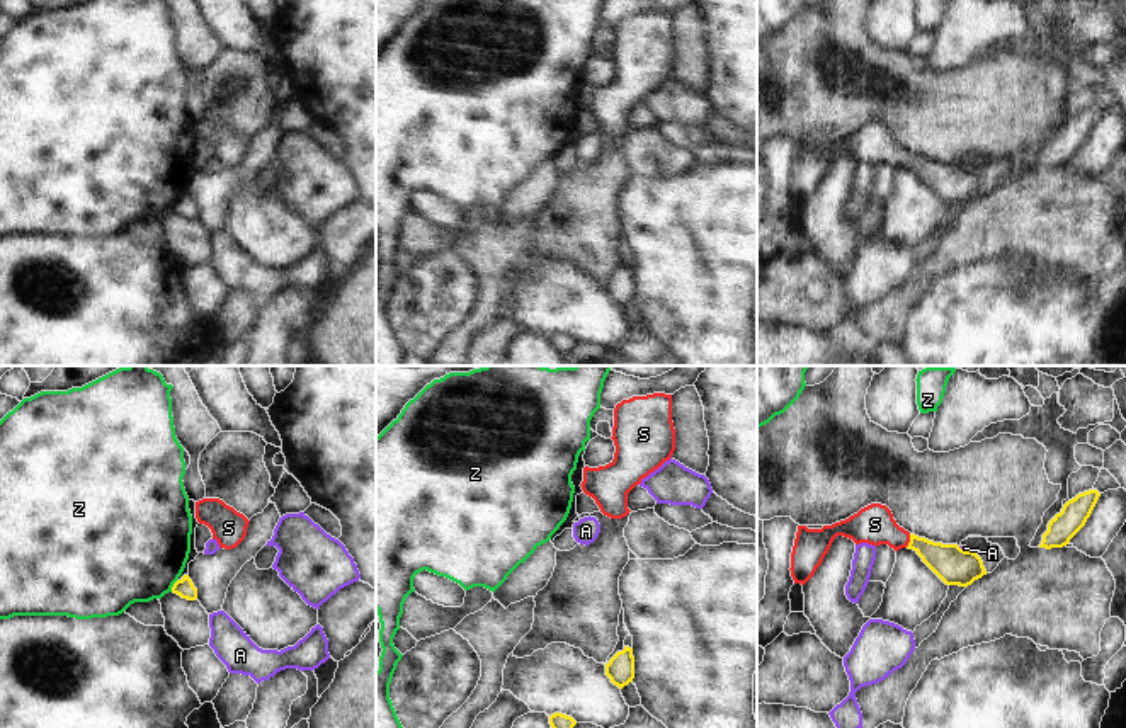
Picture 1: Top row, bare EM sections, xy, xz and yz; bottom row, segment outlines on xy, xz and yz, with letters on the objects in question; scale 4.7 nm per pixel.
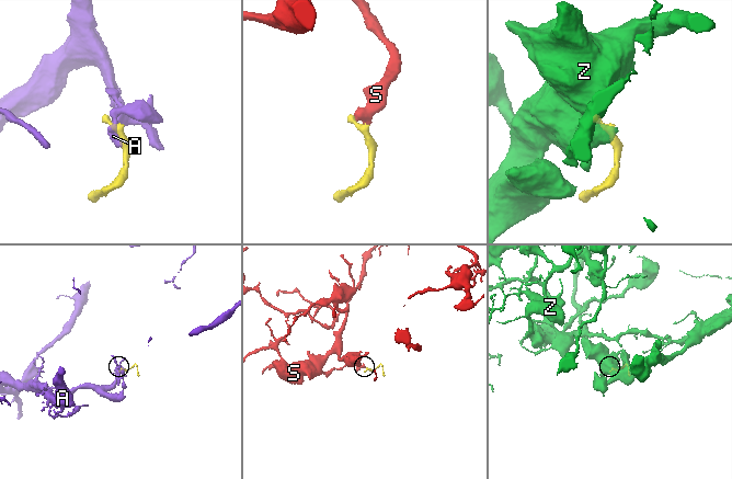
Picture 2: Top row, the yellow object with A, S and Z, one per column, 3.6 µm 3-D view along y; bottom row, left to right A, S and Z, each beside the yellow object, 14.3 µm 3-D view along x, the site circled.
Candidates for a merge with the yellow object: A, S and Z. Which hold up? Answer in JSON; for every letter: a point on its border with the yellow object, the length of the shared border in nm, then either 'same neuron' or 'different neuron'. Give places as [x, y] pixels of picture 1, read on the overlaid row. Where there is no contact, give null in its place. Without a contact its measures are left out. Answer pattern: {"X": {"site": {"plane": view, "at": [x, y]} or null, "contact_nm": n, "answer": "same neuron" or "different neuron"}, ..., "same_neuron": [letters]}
{"A": {"site": {"plane": "yz", "at": [966, 551]}, "contact_nm": 90, "answer": "different neuron"}, "S": {"site": {"plane": "yz", "at": [910, 541]}, "contact_nm": 70, "answer": "same neuron"}, "Z": {"site": {"plane": "xy", "at": [174, 585]}, "contact_nm": 70, "answer": "different neuron"}, "same_neuron": ["S"]}

